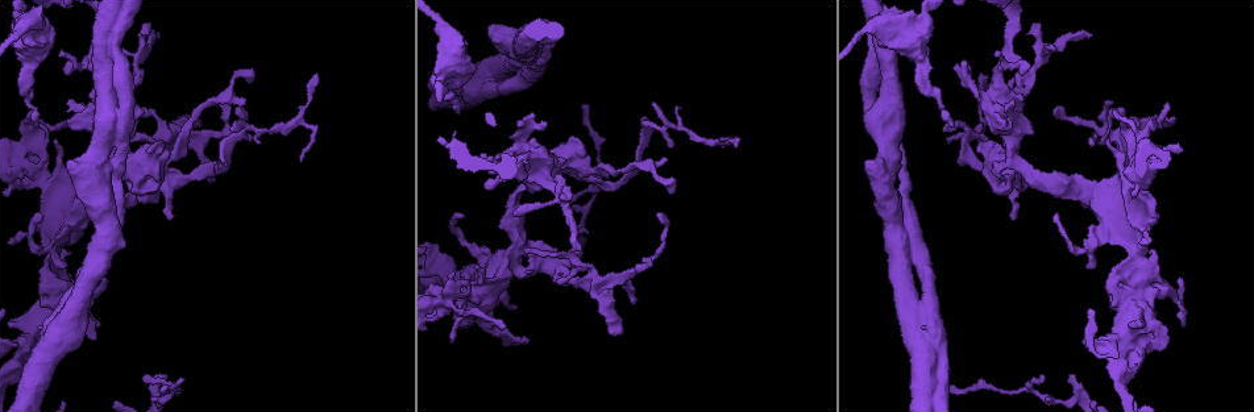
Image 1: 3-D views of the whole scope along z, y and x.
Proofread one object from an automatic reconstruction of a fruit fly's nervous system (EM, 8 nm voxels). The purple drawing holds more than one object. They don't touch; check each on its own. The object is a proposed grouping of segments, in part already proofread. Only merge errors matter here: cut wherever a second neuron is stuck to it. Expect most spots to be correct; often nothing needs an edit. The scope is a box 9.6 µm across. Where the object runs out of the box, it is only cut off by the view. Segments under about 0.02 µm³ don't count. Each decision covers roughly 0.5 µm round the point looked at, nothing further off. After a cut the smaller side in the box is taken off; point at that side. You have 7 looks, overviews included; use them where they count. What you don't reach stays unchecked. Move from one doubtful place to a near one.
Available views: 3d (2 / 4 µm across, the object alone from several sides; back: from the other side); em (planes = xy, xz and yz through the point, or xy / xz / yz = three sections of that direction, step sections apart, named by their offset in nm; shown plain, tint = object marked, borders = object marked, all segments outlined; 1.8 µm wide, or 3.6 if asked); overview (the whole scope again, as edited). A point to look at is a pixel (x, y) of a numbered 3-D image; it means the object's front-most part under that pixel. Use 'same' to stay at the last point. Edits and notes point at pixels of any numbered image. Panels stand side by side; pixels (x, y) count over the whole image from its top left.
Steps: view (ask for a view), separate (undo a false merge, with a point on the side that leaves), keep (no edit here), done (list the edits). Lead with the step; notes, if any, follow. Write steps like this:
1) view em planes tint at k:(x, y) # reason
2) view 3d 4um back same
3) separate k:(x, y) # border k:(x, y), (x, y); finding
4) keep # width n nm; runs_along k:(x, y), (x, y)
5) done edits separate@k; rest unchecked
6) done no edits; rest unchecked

view em 3.6um planes tint at 1:(1122, 348) # four arms meet

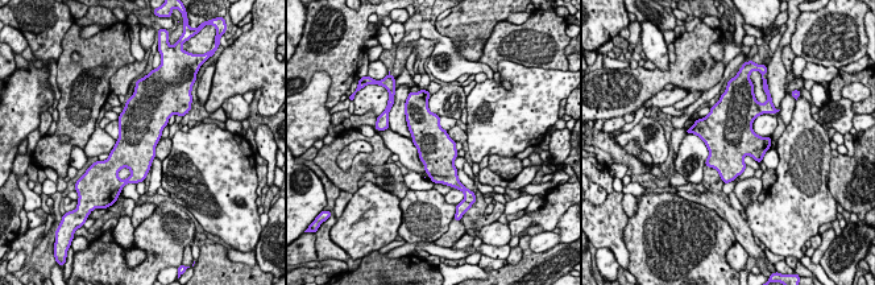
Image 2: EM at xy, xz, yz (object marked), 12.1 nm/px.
keep # all the same neuron

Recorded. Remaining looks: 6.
view 3d 4um at 1:(464, 301) # side arm on a straight run

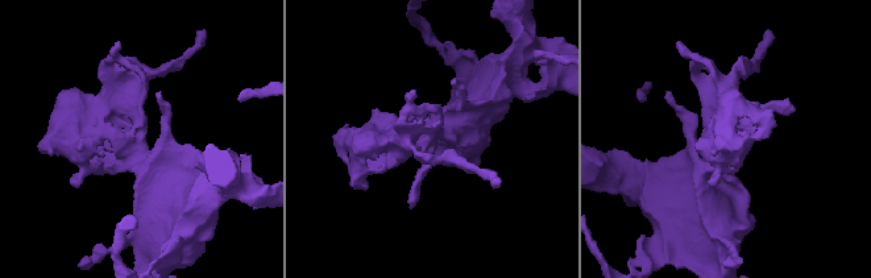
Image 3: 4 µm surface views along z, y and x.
view em planes plain at 3:(433, 135)

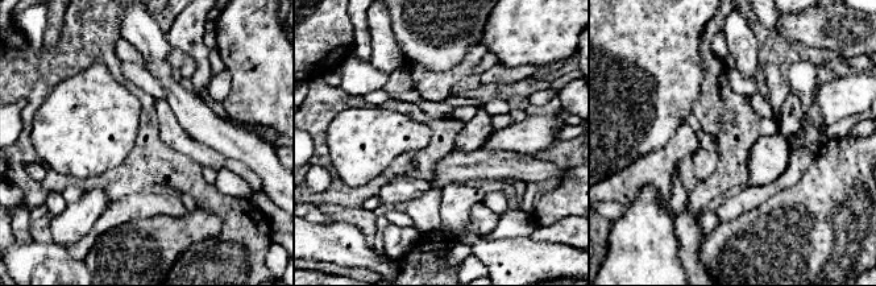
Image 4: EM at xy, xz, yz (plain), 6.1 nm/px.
view em planes tint same # where the object lies

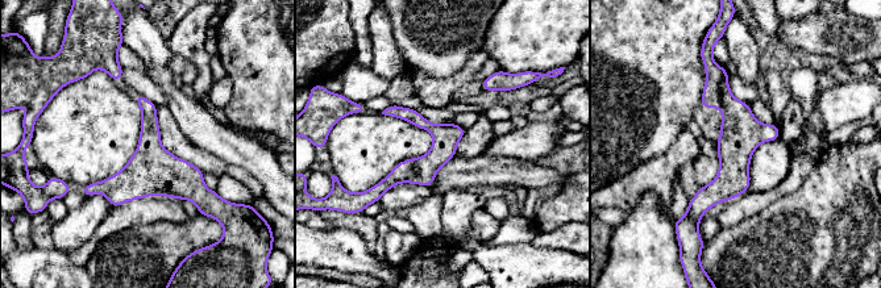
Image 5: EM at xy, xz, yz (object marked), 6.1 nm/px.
keep # one neuron here

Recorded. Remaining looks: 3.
view 3d 4um at 1:(599, 290)

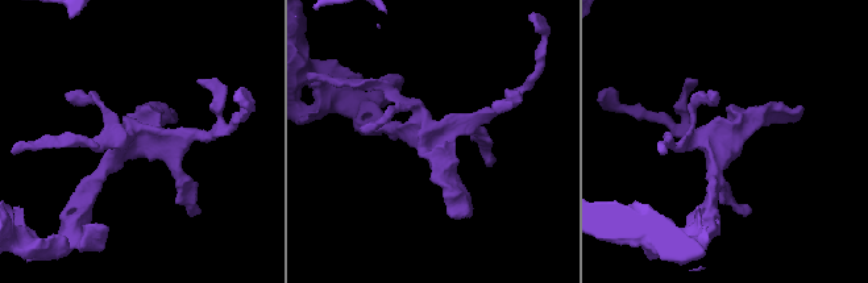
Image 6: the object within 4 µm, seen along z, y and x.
view em xy step 16 tint at 6:(429, 142)

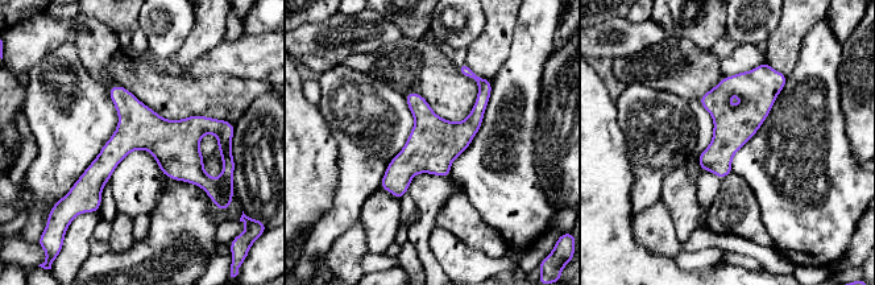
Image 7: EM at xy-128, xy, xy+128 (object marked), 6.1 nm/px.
view em planes tint same # cut it another way

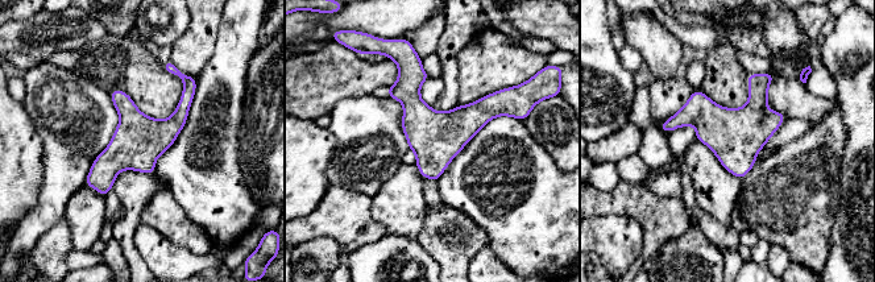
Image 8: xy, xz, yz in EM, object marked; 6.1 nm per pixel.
keep # width 320 nm; continuous, no second neuron

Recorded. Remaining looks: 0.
done no edits; rest unchecked

